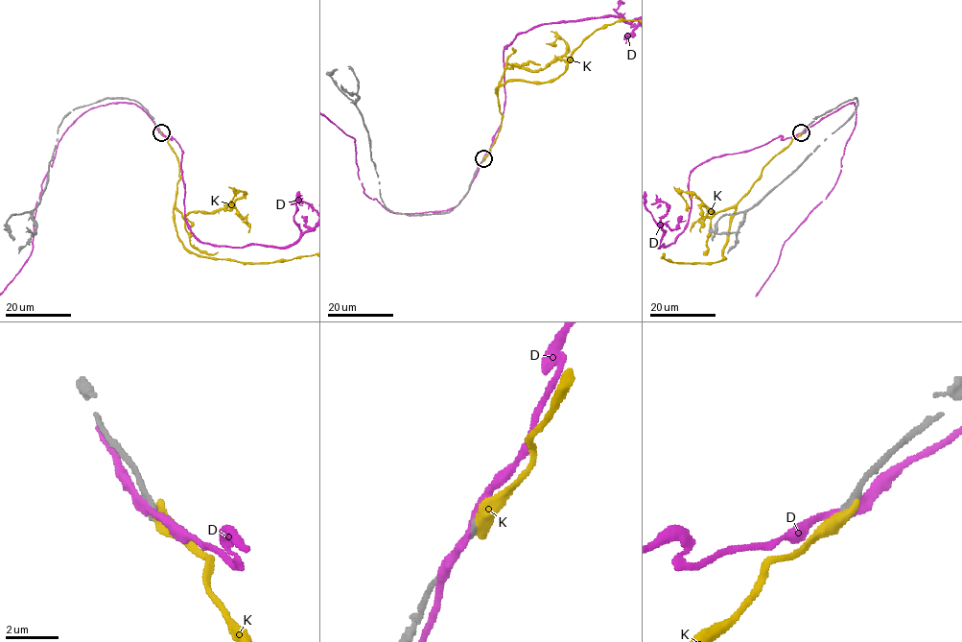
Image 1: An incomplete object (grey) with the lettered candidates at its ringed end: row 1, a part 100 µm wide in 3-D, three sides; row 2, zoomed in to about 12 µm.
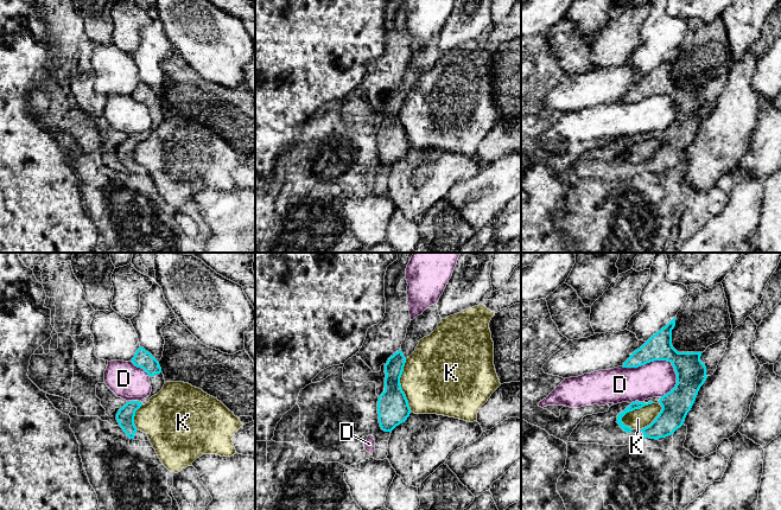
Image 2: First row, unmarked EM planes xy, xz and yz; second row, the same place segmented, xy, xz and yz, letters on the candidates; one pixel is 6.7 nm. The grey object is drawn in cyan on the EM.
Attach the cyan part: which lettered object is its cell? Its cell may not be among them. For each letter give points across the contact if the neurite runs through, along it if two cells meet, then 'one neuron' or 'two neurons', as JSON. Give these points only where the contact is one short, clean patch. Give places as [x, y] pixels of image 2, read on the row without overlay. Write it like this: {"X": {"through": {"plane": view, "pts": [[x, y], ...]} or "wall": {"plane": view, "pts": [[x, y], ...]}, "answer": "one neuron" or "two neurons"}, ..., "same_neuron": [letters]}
{"D": {"answer": "two neurons"}, "K": {"answer": "two neurons"}, "same_neuron": []}

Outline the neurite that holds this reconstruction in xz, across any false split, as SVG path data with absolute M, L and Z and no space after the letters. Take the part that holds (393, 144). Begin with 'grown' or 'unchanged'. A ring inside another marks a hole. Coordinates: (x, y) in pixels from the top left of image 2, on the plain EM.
grown | M437 38L426 43L420 50L411 55L401 83L390 90L385 98L385 126L377 135L379 158L382 165L392 167L409 151L411 142L401 123L400 111L406 94L415 85L419 75L430 70L440 56Z

